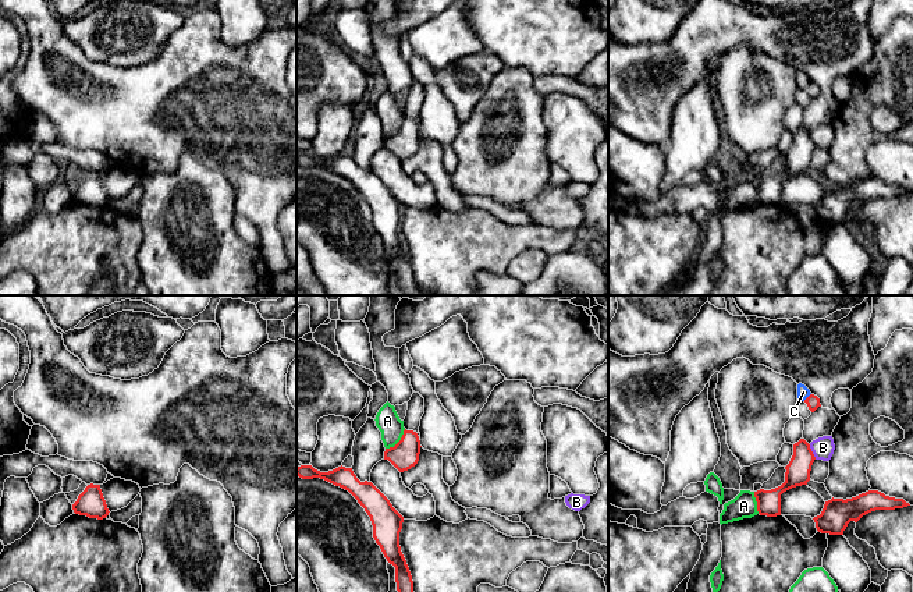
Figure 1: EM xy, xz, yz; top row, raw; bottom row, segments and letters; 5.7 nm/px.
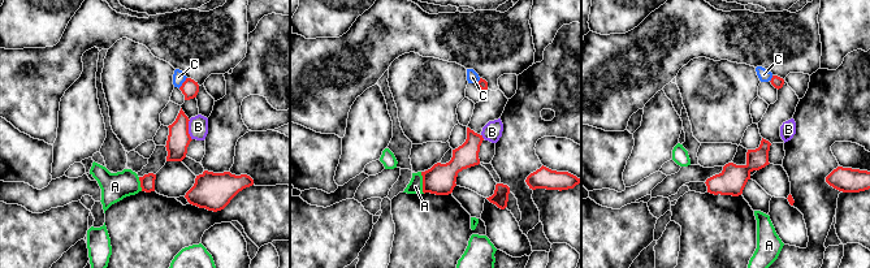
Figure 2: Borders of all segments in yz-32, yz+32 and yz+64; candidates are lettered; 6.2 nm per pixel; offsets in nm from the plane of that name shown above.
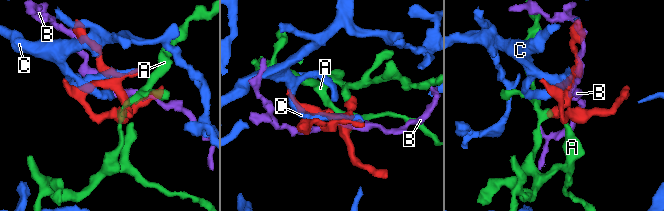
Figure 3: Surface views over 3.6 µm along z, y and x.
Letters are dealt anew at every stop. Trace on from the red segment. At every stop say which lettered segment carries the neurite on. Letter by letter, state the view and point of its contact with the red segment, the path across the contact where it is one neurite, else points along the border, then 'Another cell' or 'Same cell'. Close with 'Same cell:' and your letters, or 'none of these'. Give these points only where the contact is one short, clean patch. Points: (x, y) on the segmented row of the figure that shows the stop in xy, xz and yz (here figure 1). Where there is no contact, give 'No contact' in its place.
A: Touches red at xz (398, 442). Boundary: xz (405, 429), (402, 436), (386, 449). Another cell
B: Touches red at yz (812, 452). Another cell
C: Touches red at yz (807, 397). Another cell
Same cell: none of these

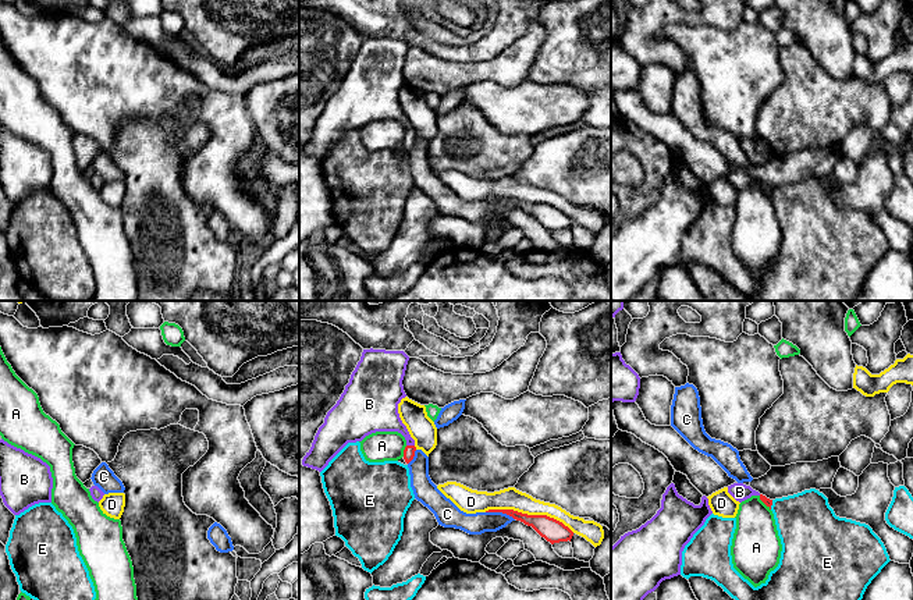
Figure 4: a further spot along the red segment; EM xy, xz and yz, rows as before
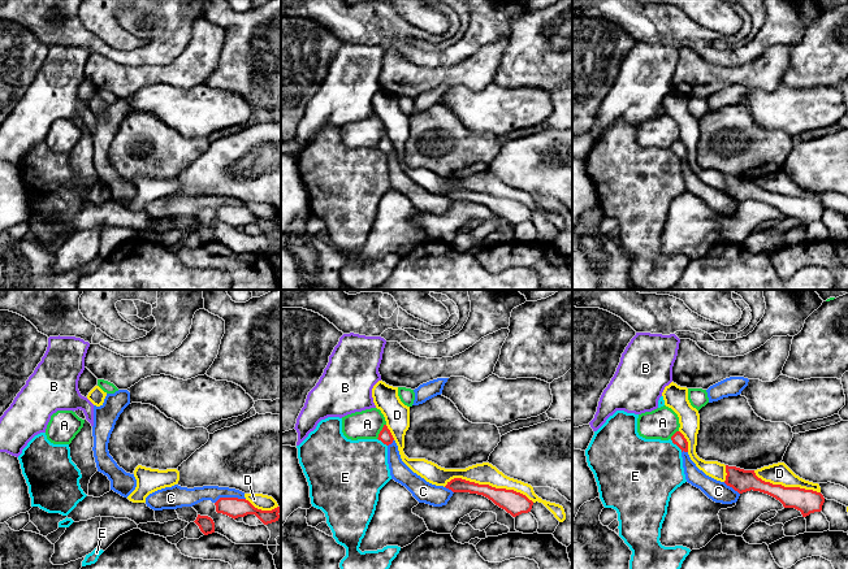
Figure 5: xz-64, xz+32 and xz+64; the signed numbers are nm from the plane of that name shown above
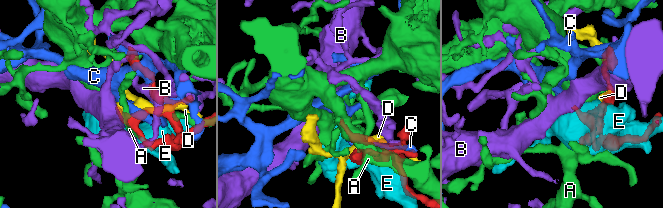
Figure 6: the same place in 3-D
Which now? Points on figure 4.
A: Touches red at xz (404, 451). Another cell
B: Touches red at xz (411, 446). Path across: xz (409, 450), (411, 446), (407, 435), (382, 414). Same cell
C: Touches red at xz (500, 511). Another cell
D: Touches red at xz (529, 515). Another cell
E: Touches red at yz (771, 504). Another cell
Same cell: B

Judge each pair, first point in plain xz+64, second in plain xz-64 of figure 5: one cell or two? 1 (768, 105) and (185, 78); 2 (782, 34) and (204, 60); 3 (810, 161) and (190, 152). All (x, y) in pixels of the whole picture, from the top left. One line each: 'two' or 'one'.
1: two
2: two
3: two

